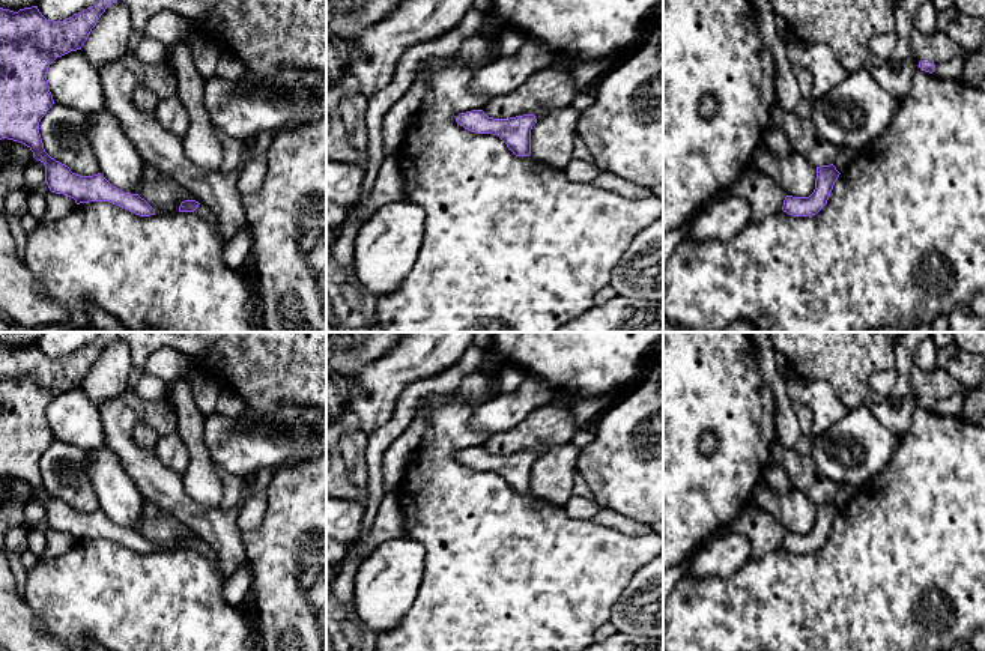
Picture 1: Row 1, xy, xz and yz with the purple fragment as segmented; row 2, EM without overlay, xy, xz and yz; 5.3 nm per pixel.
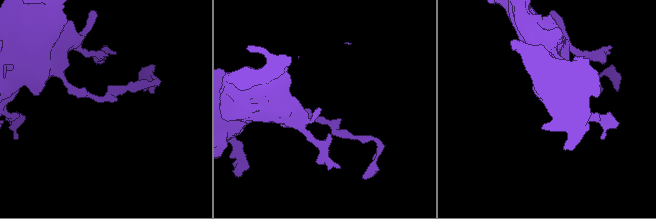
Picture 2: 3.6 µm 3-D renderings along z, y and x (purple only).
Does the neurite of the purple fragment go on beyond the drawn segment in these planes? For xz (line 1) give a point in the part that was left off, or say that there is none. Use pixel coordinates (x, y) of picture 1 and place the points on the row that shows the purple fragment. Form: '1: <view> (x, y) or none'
1: none

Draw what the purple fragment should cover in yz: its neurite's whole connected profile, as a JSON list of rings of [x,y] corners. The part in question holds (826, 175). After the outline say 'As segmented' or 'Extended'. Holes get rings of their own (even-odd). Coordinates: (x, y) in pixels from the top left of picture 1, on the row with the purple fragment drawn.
[[[833,164],[817,167],[815,189],[809,197],[786,195],[782,210],[793,216],[817,215],[826,204],[839,177],[839,171]]]. As segmented

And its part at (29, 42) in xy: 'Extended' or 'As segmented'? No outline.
As segmented

